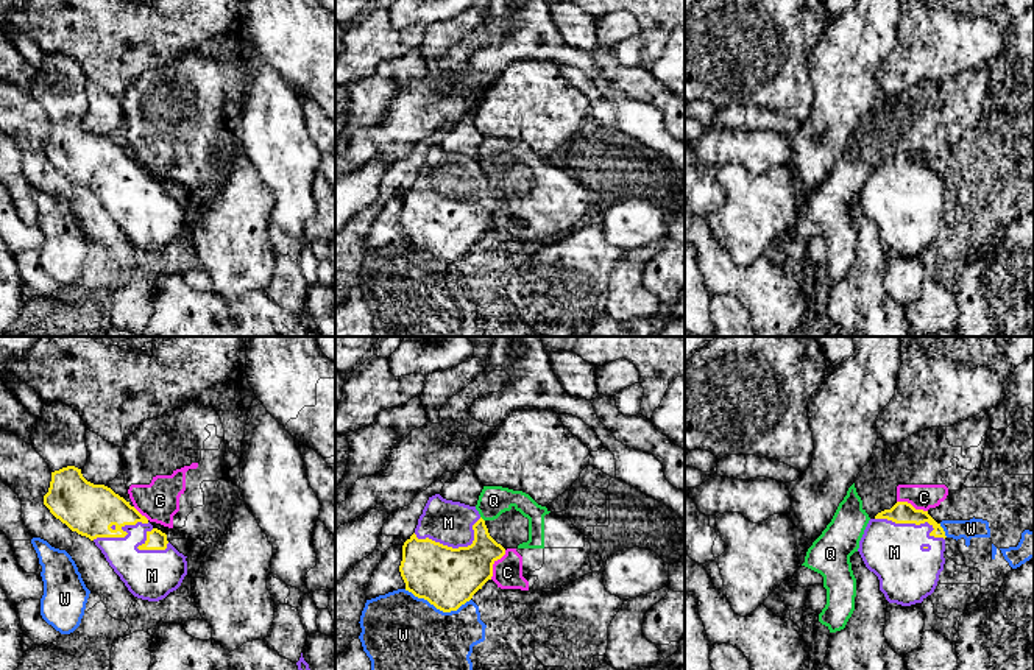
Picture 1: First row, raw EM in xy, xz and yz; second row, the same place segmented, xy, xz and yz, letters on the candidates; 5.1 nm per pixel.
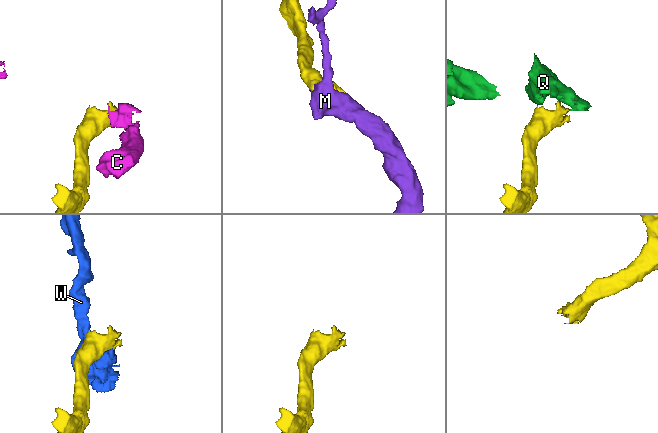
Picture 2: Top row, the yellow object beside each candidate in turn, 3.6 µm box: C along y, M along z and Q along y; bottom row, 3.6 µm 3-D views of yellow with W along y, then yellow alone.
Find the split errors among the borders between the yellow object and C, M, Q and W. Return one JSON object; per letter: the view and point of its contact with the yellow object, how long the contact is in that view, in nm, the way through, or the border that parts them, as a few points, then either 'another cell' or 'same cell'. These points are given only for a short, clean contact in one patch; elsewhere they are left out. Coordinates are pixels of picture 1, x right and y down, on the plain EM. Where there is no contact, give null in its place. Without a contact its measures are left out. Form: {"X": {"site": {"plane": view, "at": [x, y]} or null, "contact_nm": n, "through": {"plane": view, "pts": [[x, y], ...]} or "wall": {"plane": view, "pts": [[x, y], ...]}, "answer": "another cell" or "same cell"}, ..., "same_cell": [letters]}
{"C": {"site": {"plane": "xz", "at": [493, 214]}, "contact_nm": 170, "wall": {"plane": "xz", "pts": [[506, 201], [493, 215], [493, 226], [490, 229]]}, "answer": "another cell"}, "M": {"site": {"plane": "xz", "at": [454, 200]}, "contact_nm": 360, "answer": "same cell"}, "Q": {"site": {"plane": "xz", "at": [482, 170]}, "contact_nm": 40, "answer": "another cell"}, "W": {"site": {"plane": "xz", "at": [437, 259]}, "contact_nm": 340, "answer": "another cell"}, "same_cell": ["M"]}

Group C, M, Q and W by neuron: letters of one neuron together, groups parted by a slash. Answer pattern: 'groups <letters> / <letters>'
groups C Q / M / W

